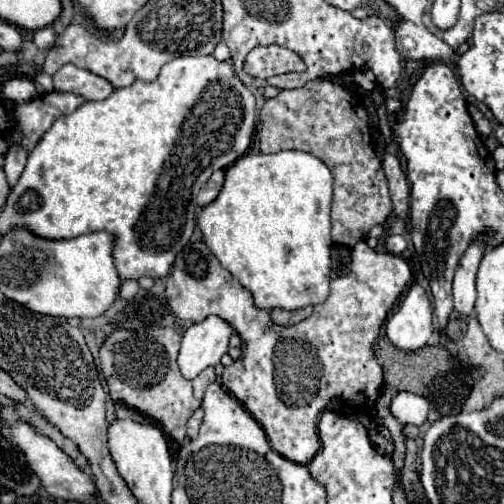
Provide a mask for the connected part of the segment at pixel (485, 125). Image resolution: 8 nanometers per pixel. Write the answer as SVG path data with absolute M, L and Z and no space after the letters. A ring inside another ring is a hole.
M470 105L470 115L472 115L472 121L474 121L474 125L476 125L476 131L478 131L482 137L488 137L490 131L492 131L490 121L488 121L474 105Z

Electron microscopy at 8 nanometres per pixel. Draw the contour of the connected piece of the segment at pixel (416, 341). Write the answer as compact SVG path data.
M412 283L400 307L386 321L386 337L404 351L422 349L432 335L430 297L420 283Z

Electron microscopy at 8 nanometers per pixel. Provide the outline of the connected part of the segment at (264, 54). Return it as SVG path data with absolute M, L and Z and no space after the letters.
M280 45L256 47L248 53L244 61L244 71L258 79L270 79L274 75L290 73L290 71L304 71L306 65L298 55Z

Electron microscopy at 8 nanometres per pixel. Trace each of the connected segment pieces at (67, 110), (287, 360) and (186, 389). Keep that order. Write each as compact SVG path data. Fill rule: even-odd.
M54 91L48 95L40 95L34 101L18 107L12 113L10 121L12 121L12 125L20 127L22 135L24 135L22 145L26 145L26 149L30 151L58 117L70 115L82 103L84 103L84 99L80 99L78 95Z
M202 241L188 245L176 257L172 273L166 281L166 299L178 319L202 323L206 317L216 315L238 333L238 337L242 339L242 357L224 369L222 385L232 395L236 395L246 411L252 413L252 417L264 427L272 449L292 463L308 465L320 449L318 421L332 399L348 401L358 407L364 405L368 409L368 405L378 399L384 385L384 369L374 357L374 341L388 311L396 303L406 283L412 279L412 273L402 257L392 253L378 253L370 249L366 241L356 243L356 247L352 249L350 265L352 269L346 275L330 281L328 299L318 303L312 315L296 325L278 325L272 321L268 309L256 307L252 293L220 265L216 255Z
M162 327L158 329L158 333L144 339L138 337L134 331L114 329L114 333L100 347L100 365L108 381L112 401L148 415L150 419L160 423L170 439L178 443L184 441L186 423L192 413L202 405L206 387L216 381L212 367L208 367L192 381L186 381L180 375L176 365L180 341L182 335L170 327Z

